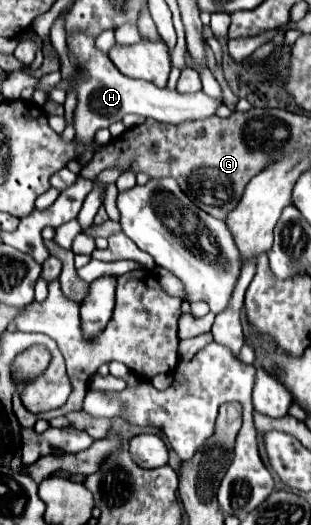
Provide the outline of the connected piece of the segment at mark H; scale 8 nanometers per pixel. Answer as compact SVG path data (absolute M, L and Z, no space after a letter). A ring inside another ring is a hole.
M74 31L66 39L68 55L74 59L74 73L68 79L62 79L56 89L62 89L66 93L76 93L76 111L74 111L74 129L76 129L76 153L78 163L82 167L88 165L94 153L94 137L98 129L106 129L112 123L120 121L124 115L134 113L142 117L152 117L162 123L182 123L182 121L194 121L202 117L214 115L216 107L220 105L218 99L212 99L204 95L202 91L194 95L182 95L178 91L160 89L148 81L132 79L122 73L118 73L116 65L110 61L110 57L100 51L94 43L94 37L84 35L82 31Z

